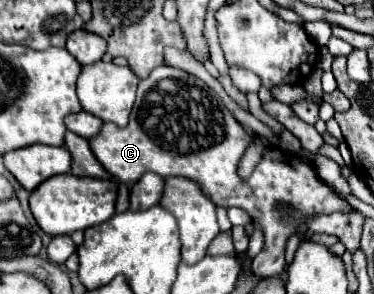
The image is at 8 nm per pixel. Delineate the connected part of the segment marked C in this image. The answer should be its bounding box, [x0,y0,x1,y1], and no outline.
[90,66,352,278]

